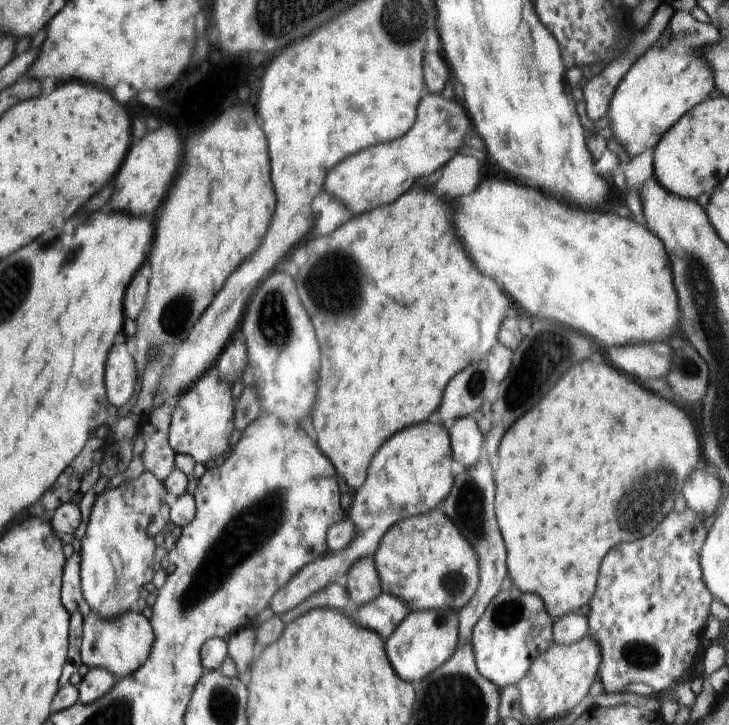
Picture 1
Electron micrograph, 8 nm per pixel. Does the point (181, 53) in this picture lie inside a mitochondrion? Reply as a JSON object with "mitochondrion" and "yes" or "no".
{"mitochondrion":"no"}

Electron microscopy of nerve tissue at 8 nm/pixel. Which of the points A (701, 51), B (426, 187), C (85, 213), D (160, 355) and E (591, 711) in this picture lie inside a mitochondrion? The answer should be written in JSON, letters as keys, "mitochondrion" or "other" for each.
{"A":"other","B":"other","C":"other","D":"mitochondrion","E":"other"}

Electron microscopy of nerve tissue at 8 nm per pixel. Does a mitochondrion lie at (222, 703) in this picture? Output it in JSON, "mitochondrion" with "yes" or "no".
{"mitochondrion":"yes"}

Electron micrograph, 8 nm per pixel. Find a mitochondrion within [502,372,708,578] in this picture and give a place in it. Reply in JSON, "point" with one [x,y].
{"point":[659,480]}

